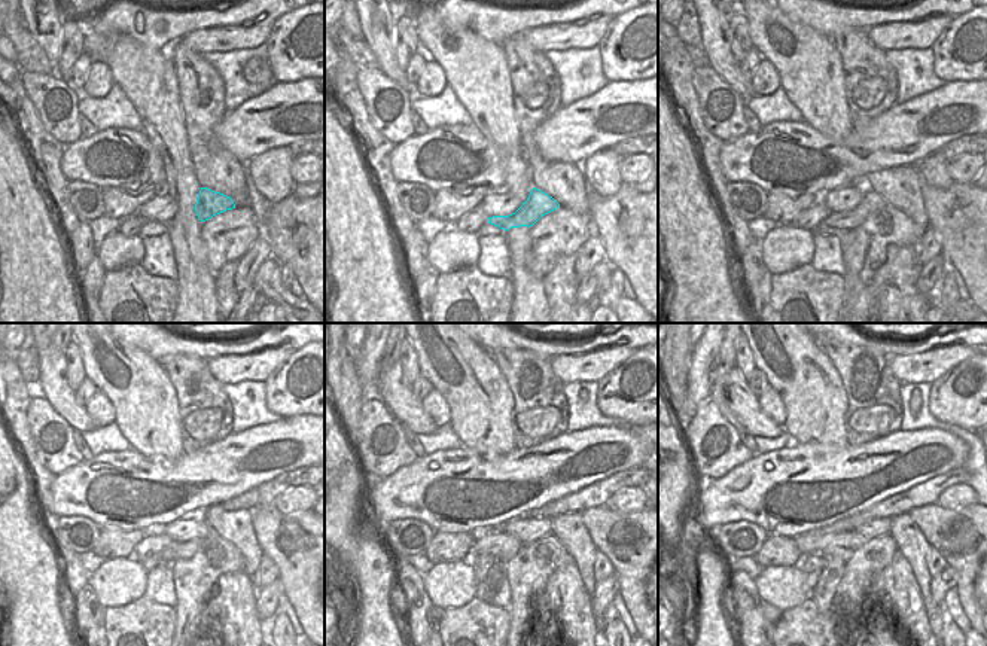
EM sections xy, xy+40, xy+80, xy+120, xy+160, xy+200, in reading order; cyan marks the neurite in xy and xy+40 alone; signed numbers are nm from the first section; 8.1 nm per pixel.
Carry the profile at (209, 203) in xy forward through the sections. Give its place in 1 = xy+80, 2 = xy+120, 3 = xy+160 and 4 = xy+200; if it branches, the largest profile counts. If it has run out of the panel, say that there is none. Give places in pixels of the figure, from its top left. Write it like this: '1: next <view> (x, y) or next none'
1: next xy+80 (871, 201)
2: next xy+120 (176, 551)
3: next xy+160 (481, 567)
4: next xy+200 (812, 564)

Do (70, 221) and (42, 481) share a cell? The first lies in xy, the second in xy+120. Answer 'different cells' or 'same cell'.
same cell

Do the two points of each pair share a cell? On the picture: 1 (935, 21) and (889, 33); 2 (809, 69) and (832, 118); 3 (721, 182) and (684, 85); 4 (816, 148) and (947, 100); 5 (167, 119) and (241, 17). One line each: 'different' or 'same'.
1: same
2: same
3: same
4: same
5: different

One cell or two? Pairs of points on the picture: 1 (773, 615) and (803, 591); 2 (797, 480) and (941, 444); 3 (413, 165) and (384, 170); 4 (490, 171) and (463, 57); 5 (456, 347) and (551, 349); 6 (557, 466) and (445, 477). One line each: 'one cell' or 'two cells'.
1: two cells
2: one cell
3: two cells
4: two cells
5: two cells
6: one cell

